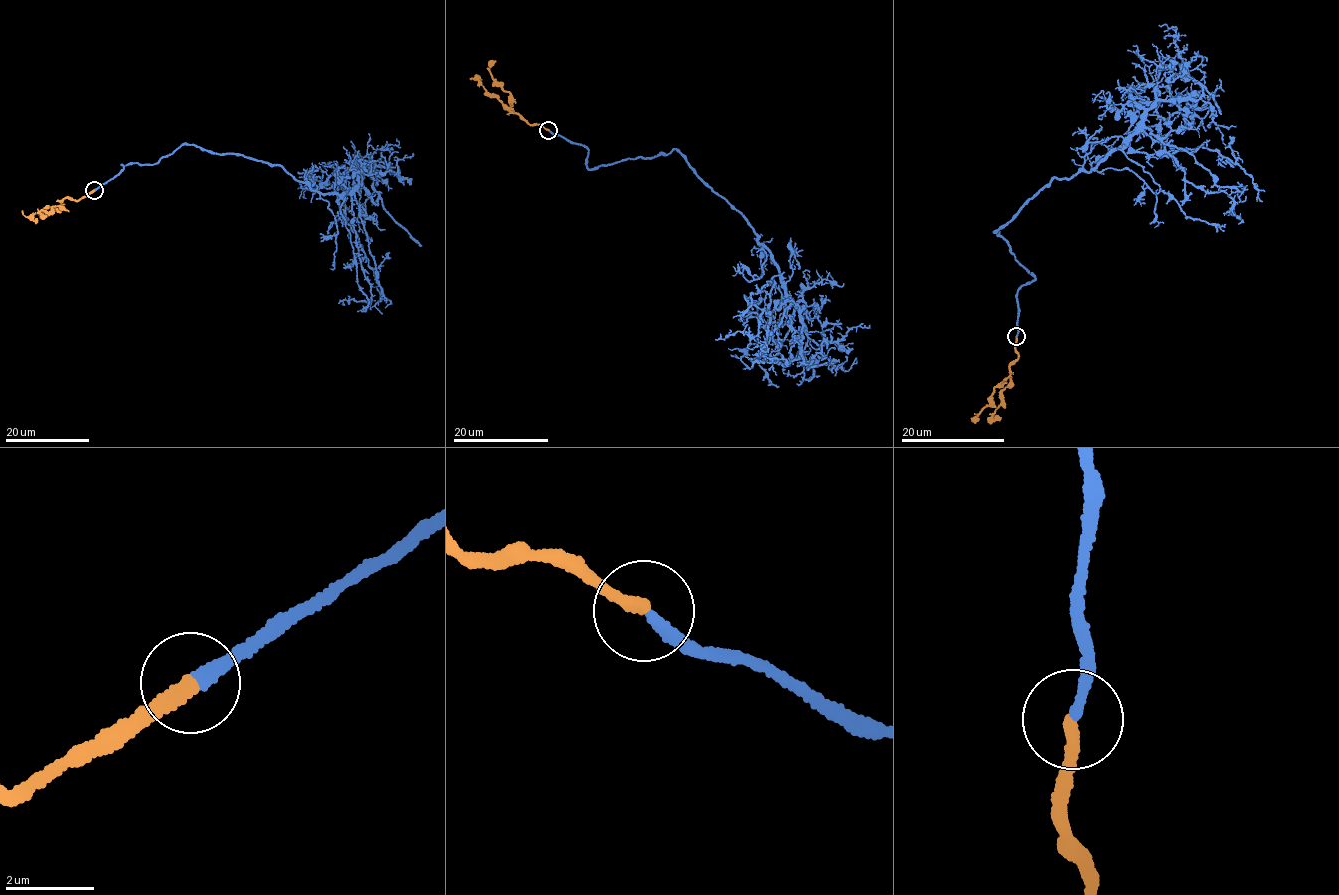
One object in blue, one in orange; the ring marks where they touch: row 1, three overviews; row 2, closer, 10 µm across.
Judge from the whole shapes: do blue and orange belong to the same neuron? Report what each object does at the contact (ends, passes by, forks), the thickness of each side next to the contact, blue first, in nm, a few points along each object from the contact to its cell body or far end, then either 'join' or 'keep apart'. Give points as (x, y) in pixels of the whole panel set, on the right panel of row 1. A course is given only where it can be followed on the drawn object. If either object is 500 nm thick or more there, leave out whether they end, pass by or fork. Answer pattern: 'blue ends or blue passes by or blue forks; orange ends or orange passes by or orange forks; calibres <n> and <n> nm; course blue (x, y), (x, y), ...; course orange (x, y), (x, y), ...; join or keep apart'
blue ends; orange ends; calibres 280 and 320 nm; course blue (1016, 337), (1034, 278), (993, 231), (1123, 147), (1145, 112), (1130, 101), (1163, 118), (1209, 108), (1168, 105); course orange (1016, 337), (1019, 354), (1010, 366), (1010, 373), (995, 386), (990, 402), (972, 420); join

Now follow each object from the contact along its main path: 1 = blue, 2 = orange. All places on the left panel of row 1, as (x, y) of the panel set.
1: (94, 190), (121, 165), (193, 144), (280, 166), (324, 194), (357, 185), (348, 168), (309, 188), (312, 166)
2: (94, 190), (76, 200), (65, 198), (48, 211), (40, 211), (46, 217)

